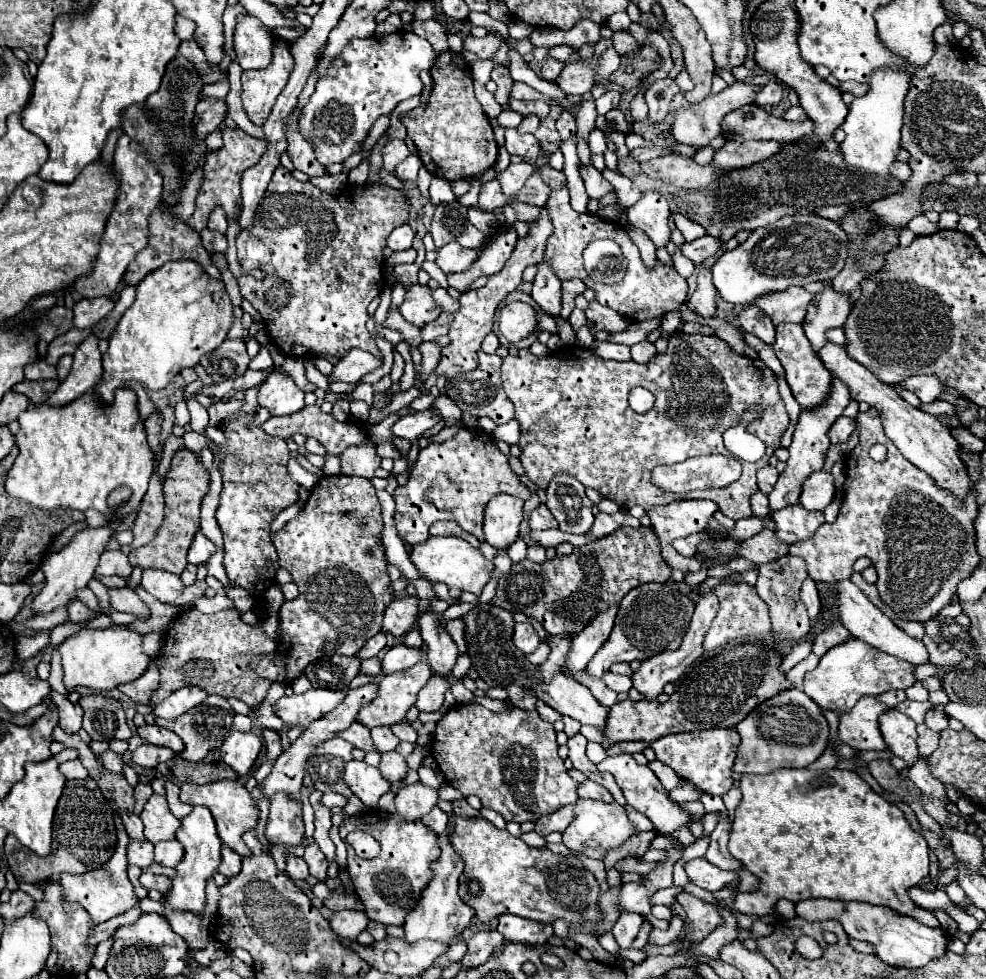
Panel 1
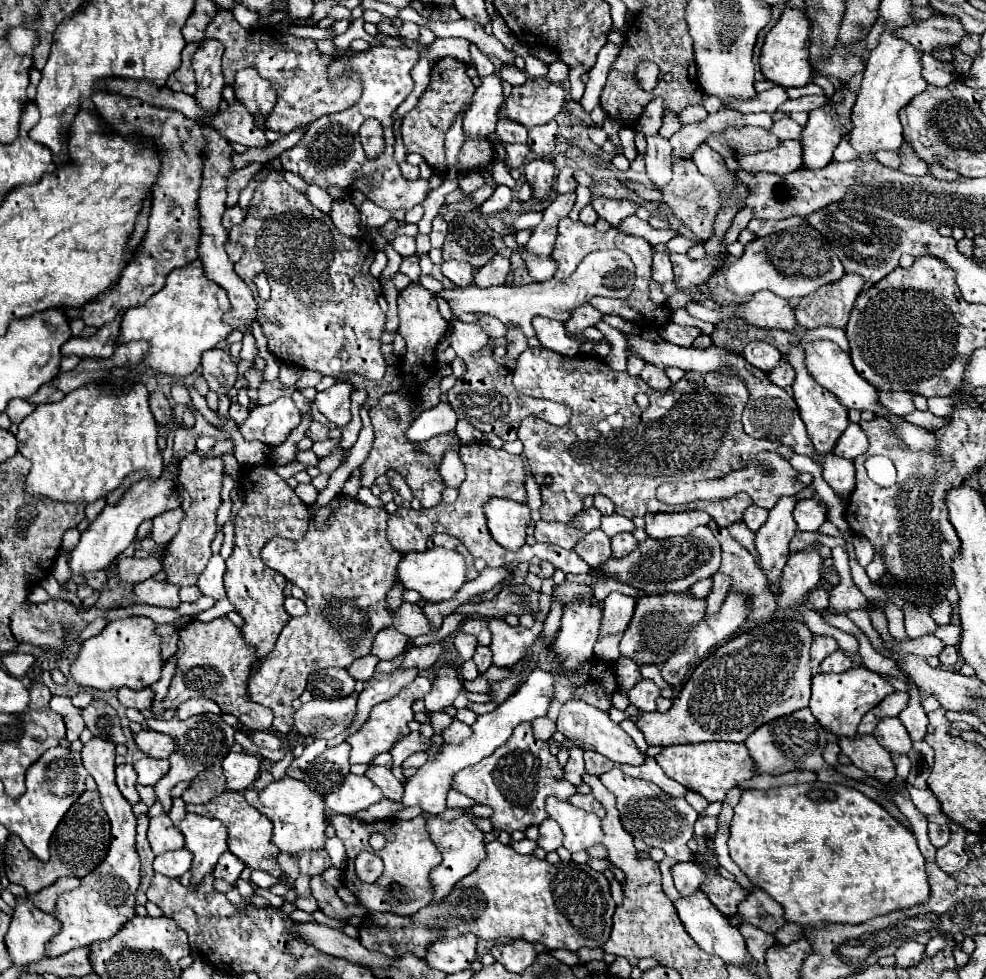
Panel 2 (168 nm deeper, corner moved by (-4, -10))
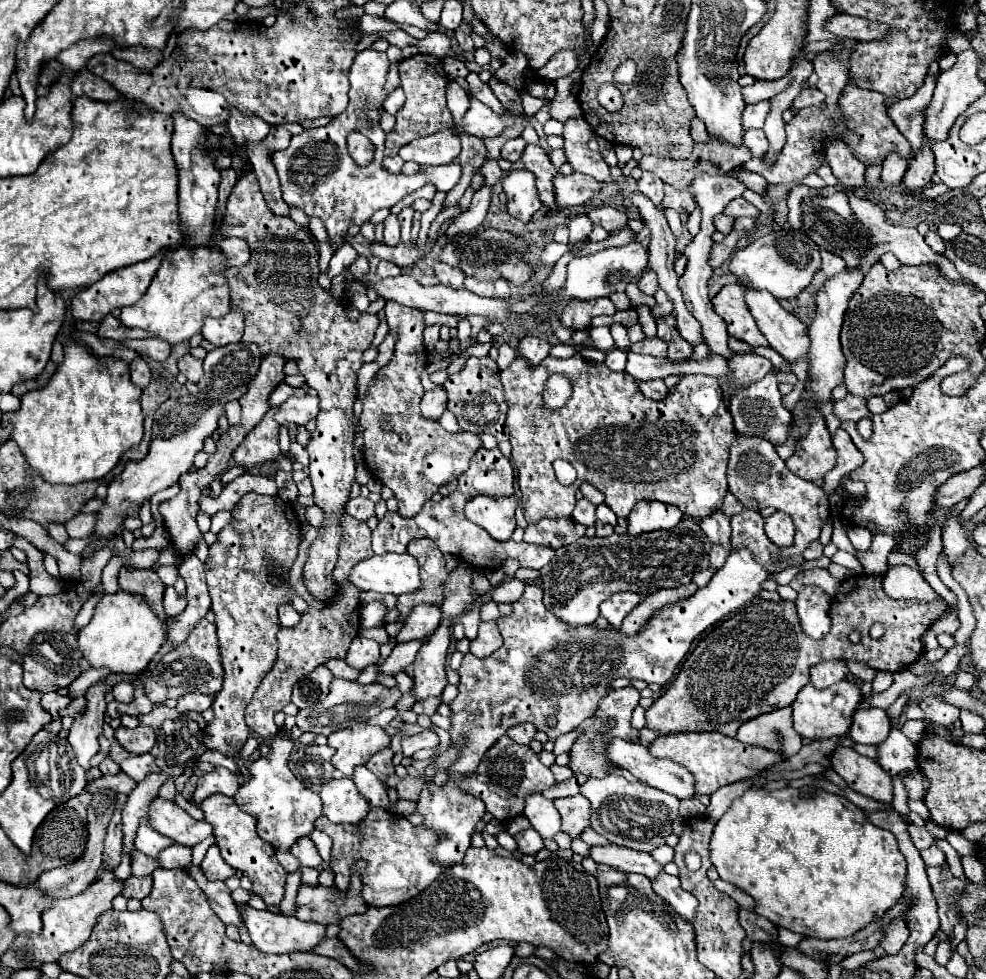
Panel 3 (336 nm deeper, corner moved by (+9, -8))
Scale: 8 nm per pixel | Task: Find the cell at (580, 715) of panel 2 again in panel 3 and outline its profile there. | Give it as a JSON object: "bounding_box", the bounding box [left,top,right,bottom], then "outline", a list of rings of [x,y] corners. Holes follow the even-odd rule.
{"bounding_box":[607,739,695,799],"outline":[[[613,739],[607,747],[607,757],[647,785],[667,791],[677,799],[695,797],[695,777],[677,761],[657,759],[649,755],[649,749],[643,745],[627,743],[623,739]]]}

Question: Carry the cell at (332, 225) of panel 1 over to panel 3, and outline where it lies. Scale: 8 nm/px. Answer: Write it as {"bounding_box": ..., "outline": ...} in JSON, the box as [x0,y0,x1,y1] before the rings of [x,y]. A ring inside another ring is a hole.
{"bounding_box":[219,173,379,601],"outline":[[[245,173],[237,185],[231,191],[231,197],[227,201],[227,211],[223,217],[223,225],[219,229],[223,237],[239,237],[249,243],[251,247],[251,261],[243,269],[227,269],[227,281],[231,287],[231,303],[243,311],[245,315],[245,333],[243,343],[255,343],[259,345],[261,353],[283,353],[287,359],[299,361],[299,371],[305,377],[307,385],[313,387],[319,393],[321,399],[321,411],[317,417],[317,427],[311,433],[311,439],[307,443],[307,451],[311,457],[309,465],[309,479],[313,485],[313,499],[315,505],[323,511],[323,525],[319,527],[319,535],[313,541],[309,549],[309,557],[303,565],[303,583],[307,591],[319,599],[327,601],[335,595],[337,585],[333,579],[335,561],[339,555],[341,545],[341,519],[345,513],[345,505],[349,501],[351,485],[355,479],[355,461],[353,461],[353,399],[355,399],[355,385],[357,385],[357,371],[361,369],[363,361],[361,355],[367,347],[371,347],[371,341],[375,337],[375,329],[379,325],[377,315],[361,313],[359,321],[347,319],[347,305],[337,303],[331,291],[325,291],[317,285],[319,277],[319,255],[315,251],[315,245],[309,237],[307,229],[301,229],[293,223],[289,217],[277,217],[267,209],[267,203],[259,191],[259,183],[255,179],[255,173]]]}

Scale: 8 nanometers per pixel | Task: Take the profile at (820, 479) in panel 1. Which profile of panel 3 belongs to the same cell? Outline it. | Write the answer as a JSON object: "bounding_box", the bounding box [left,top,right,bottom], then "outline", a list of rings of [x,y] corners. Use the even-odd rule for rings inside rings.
{"bounding_box":[765,511,795,549],"outline":[[[777,511],[771,517],[765,519],[765,535],[779,547],[779,549],[787,549],[793,545],[793,535],[795,535],[795,527],[789,515]]]}

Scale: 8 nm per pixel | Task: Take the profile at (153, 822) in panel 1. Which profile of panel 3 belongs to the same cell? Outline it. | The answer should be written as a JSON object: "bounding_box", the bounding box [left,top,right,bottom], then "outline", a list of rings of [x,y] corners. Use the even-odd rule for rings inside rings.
{"bounding_box":[135,819,173,857],"outline":[[[143,819],[139,823],[137,829],[137,837],[135,837],[135,849],[149,855],[149,857],[157,857],[159,851],[163,851],[165,847],[173,845],[173,841],[169,837],[163,837],[161,833],[157,833],[147,819]]]}

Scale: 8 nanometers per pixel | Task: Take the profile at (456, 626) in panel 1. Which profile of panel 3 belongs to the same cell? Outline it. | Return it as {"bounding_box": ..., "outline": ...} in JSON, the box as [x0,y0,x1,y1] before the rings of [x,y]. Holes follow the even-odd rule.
{"bounding_box":[461,609,479,639],"outline":[[[471,609],[461,615],[461,623],[465,625],[465,637],[475,639],[477,629],[479,629],[479,609]]]}

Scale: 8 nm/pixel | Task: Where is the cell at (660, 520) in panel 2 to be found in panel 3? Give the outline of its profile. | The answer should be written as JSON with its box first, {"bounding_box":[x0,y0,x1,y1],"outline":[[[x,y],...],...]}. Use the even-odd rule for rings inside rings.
{"bounding_box":[627,501,683,535],"outline":[[[639,501],[627,517],[627,533],[639,535],[657,529],[671,529],[683,519],[683,513],[675,505],[659,501]]]}

